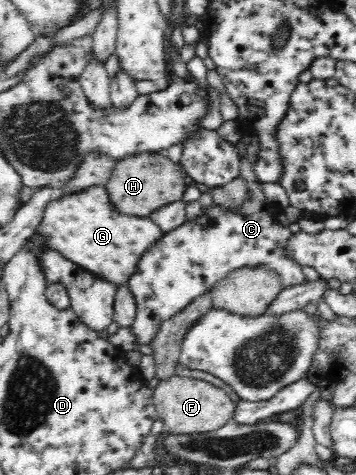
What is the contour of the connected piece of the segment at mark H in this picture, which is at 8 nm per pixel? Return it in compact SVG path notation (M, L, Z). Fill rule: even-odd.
M142 152L119 160L110 172L110 182L106 182L106 190L112 204L122 214L150 217L160 206L183 199L186 172L180 163L168 160L166 154Z

